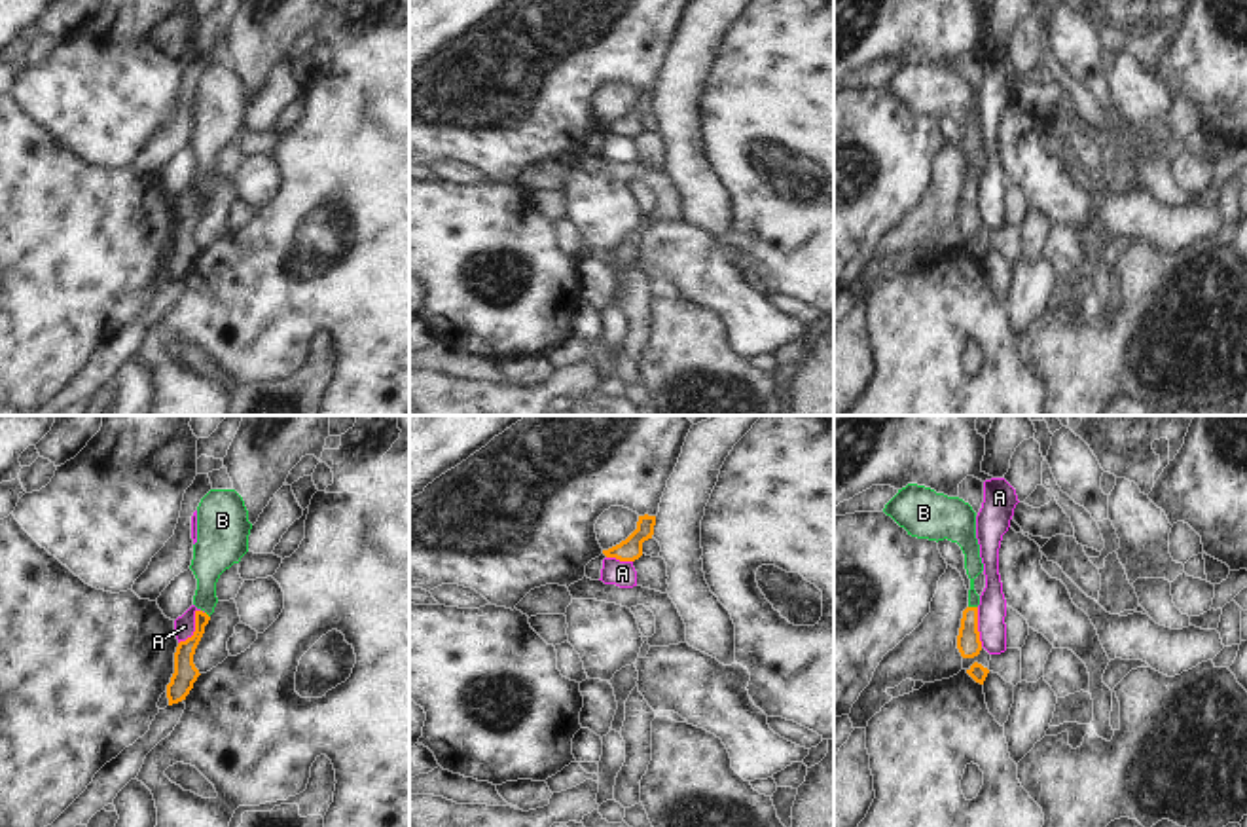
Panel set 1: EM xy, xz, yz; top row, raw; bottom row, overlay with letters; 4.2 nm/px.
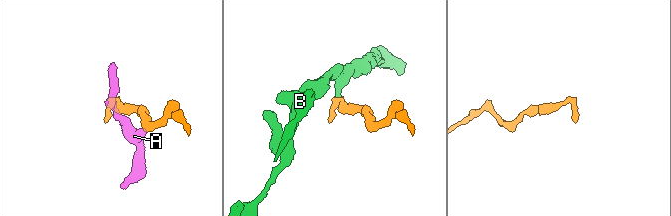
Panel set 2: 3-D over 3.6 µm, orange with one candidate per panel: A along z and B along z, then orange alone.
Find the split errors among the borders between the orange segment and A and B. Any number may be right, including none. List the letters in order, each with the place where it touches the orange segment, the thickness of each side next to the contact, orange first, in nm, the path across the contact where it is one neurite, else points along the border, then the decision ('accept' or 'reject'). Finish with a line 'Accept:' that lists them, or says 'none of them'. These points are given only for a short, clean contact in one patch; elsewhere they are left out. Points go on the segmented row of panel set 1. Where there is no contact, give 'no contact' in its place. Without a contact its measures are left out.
A: contact xy (196, 626); calibres 100 and 90 nm; border xy (203, 611), (196, 613), (194, 632), (179, 643); reject
B: contact yz (973, 607); calibres 100 and 80 nm; way yz (969, 643), (973, 607), (971, 549); accept
Accept: B

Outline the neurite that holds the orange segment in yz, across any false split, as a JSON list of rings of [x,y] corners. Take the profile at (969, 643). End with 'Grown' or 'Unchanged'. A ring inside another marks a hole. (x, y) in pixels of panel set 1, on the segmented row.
[[[908,484],[885,505],[891,516],[908,535],[929,541],[957,542],[965,554],[965,569],[970,579],[968,607],[963,611],[957,649],[963,658],[974,658],[982,651],[978,632],[980,596],[974,579],[984,571],[976,539],[976,512],[959,497],[936,493],[931,487]]]. Grown

